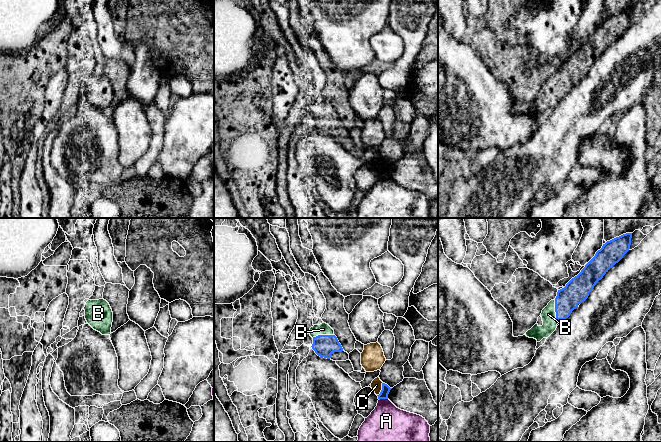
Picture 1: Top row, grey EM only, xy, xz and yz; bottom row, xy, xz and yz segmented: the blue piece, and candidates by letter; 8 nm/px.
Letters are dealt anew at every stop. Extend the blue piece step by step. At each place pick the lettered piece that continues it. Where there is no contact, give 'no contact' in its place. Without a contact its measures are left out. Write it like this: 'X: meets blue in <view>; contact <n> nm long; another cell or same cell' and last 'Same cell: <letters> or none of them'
A: meets blue in xz; contact 70 nm long; another cell
B: meets blue in xz; contact 180 nm long; same cell
C: meets blue in xz; contact 120 nm long; another cell
Same cell: B

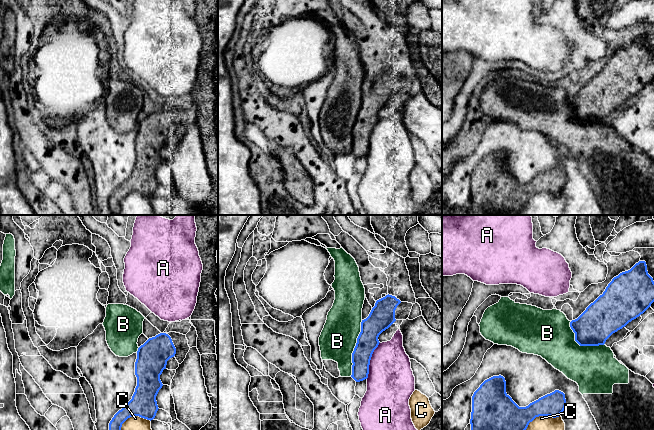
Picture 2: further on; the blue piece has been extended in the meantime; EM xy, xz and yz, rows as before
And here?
A: meets blue in xz; contact 320 nm long; another cell
B: meets blue in xz; contact 460 nm long; another cell
C: meets blue in yz; contact 380 nm long; another cell
Same cell: none of them

